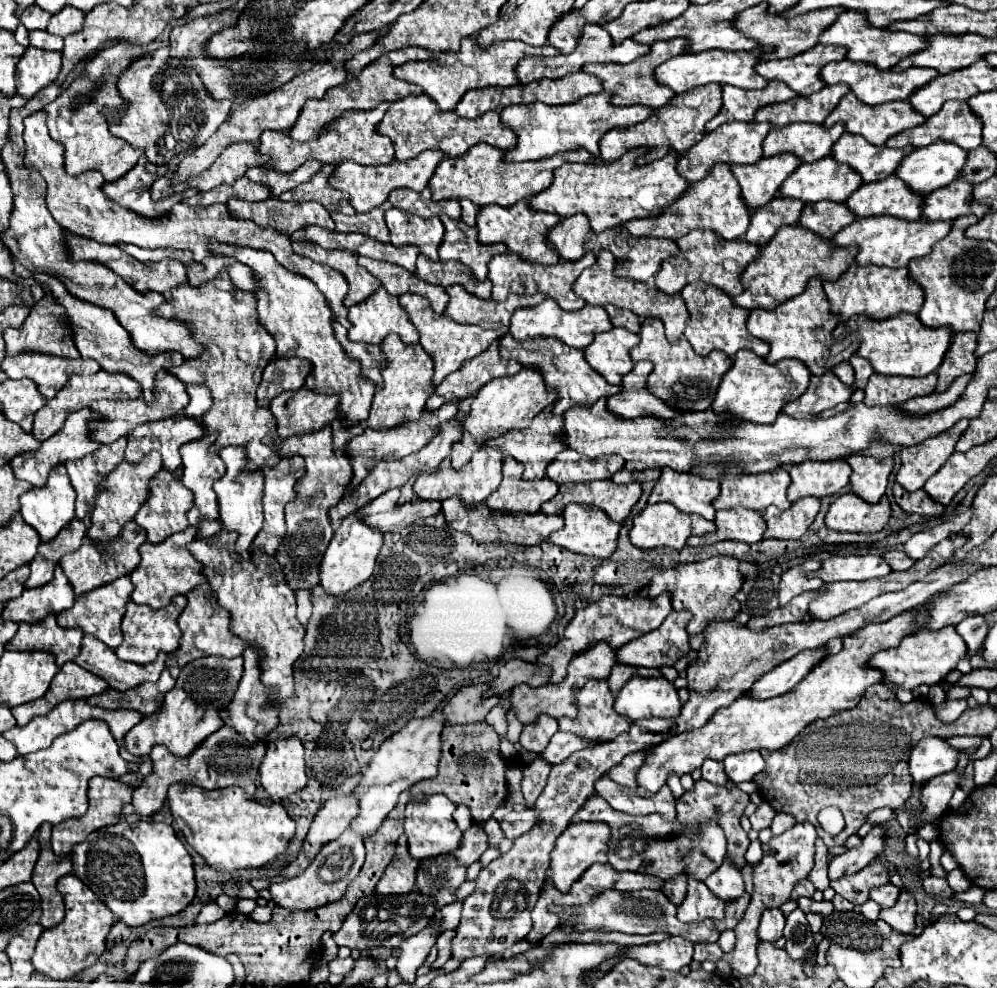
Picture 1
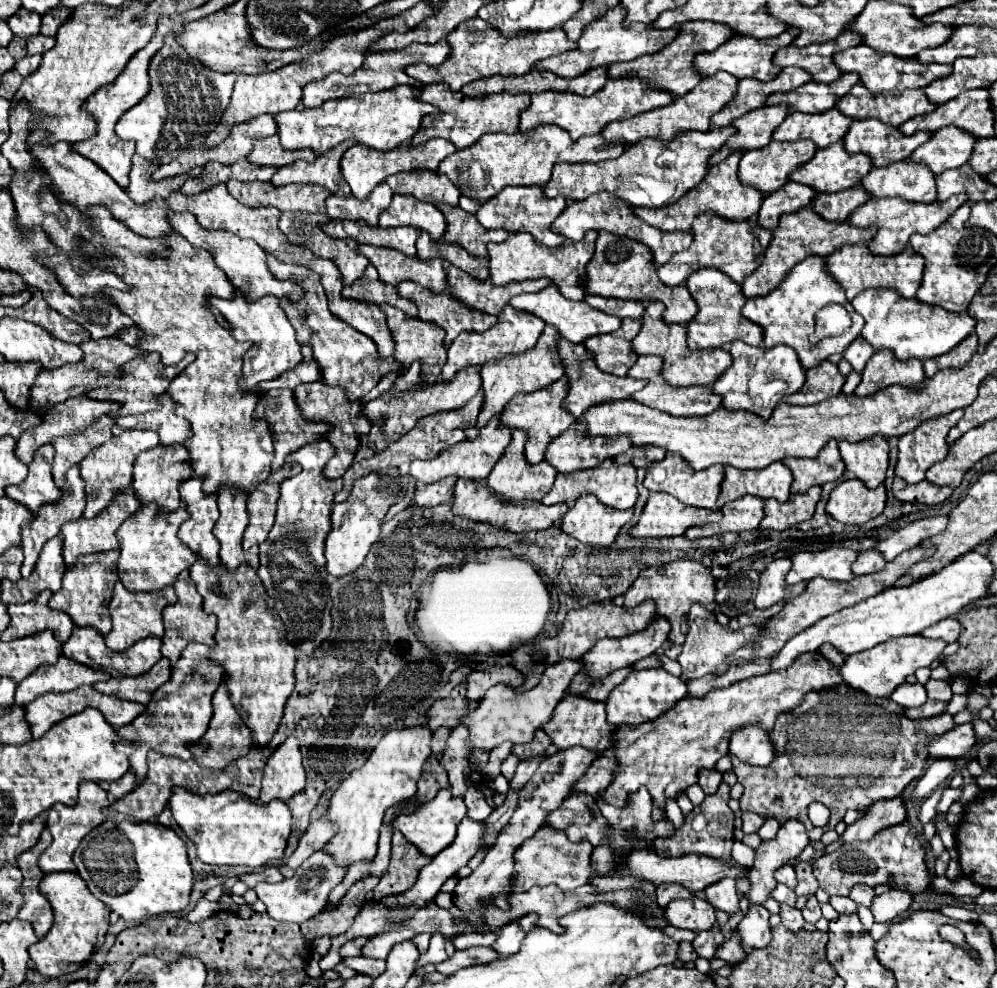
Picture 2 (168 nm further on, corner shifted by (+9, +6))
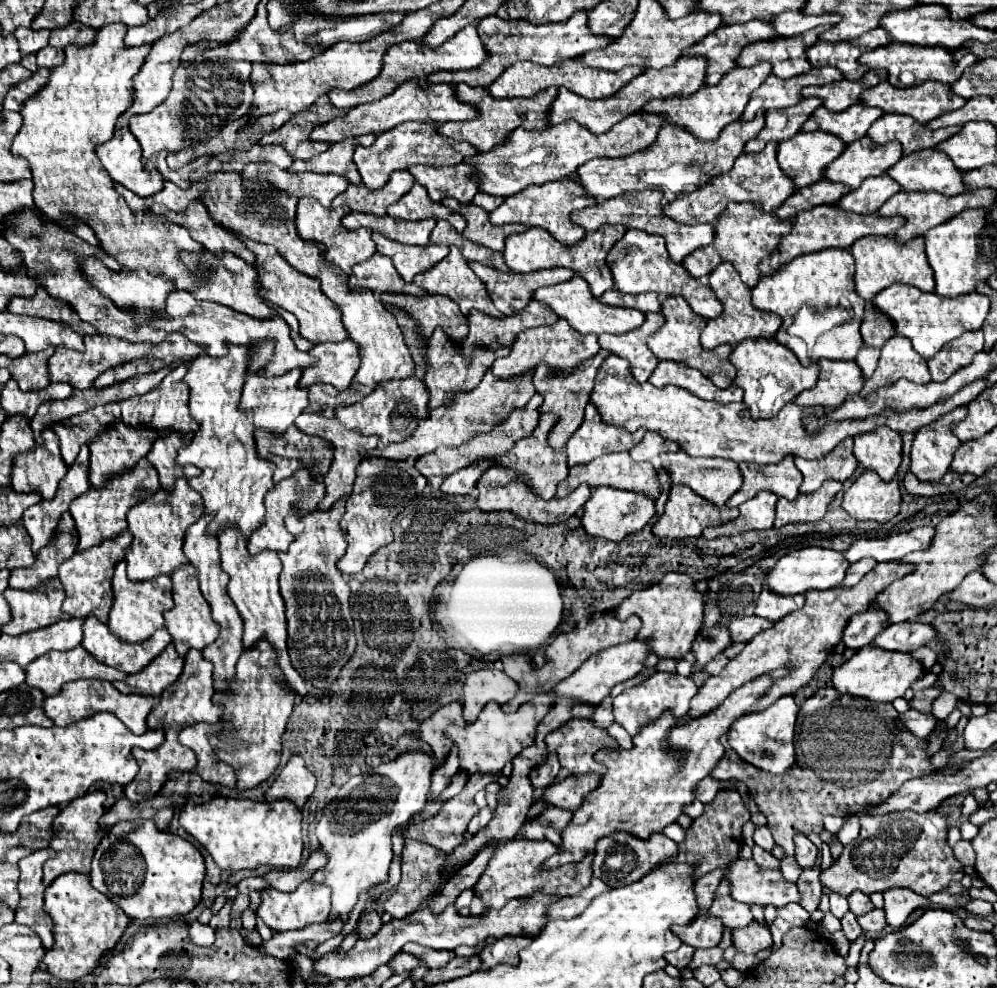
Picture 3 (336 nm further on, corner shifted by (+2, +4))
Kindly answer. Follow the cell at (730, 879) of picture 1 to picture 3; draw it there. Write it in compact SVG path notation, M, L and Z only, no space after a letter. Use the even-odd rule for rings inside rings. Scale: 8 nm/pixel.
M719 897L713 901L711 909L709 909L711 915L719 917L723 921L725 927L729 929L737 929L737 927L745 927L753 921L753 913L751 913L751 907L747 903L739 903L731 897Z

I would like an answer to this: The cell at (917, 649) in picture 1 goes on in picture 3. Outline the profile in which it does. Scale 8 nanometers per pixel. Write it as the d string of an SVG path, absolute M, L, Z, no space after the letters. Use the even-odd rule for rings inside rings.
M861 647L849 661L845 661L841 667L835 669L833 673L833 687L845 695L855 695L855 697L867 697L871 701L885 701L885 703L891 703L893 699L897 697L903 697L905 691L911 687L913 681L921 679L925 675L923 671L923 663L919 659L915 659L911 653L899 653L899 651L885 651L885 649L879 649L879 647Z

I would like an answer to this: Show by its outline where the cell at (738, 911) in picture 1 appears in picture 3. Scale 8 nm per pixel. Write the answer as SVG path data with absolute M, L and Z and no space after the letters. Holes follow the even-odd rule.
M711 947L711 949L699 949L699 951L695 951L693 961L689 963L689 967L697 969L697 967L699 967L699 965L703 965L703 963L717 965L717 963L721 963L721 961L723 961L723 949L719 949L719 947Z

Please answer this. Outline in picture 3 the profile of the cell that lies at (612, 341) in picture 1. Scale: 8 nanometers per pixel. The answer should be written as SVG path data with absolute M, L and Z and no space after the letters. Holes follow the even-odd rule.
M647 313L645 323L639 329L625 335L599 335L599 345L609 353L627 359L633 377L639 383L645 383L657 367L657 357L651 355L647 347L647 337L655 333L663 325L663 321L665 319L661 313Z

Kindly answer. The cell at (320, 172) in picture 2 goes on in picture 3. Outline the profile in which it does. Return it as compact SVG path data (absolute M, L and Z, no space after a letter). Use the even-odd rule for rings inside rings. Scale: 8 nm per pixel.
M363 135L363 137L349 137L341 143L329 145L329 149L309 161L295 159L291 165L291 173L299 171L311 171L311 173L335 173L335 175L345 175L345 179L351 185L361 183L361 175L353 163L353 151L355 147L361 145L371 145L377 137L375 135Z

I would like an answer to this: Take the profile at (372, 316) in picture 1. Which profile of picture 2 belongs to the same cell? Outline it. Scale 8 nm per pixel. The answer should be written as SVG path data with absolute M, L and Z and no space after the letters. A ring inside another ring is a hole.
M374 271L374 277L364 277L364 279L358 279L354 281L352 285L344 287L344 297L352 297L352 299L360 299L360 301L374 301L376 305L380 303L390 303L390 305L396 305L398 309L404 309L404 313L408 315L416 315L416 303L398 295L398 289L380 281L376 271Z

